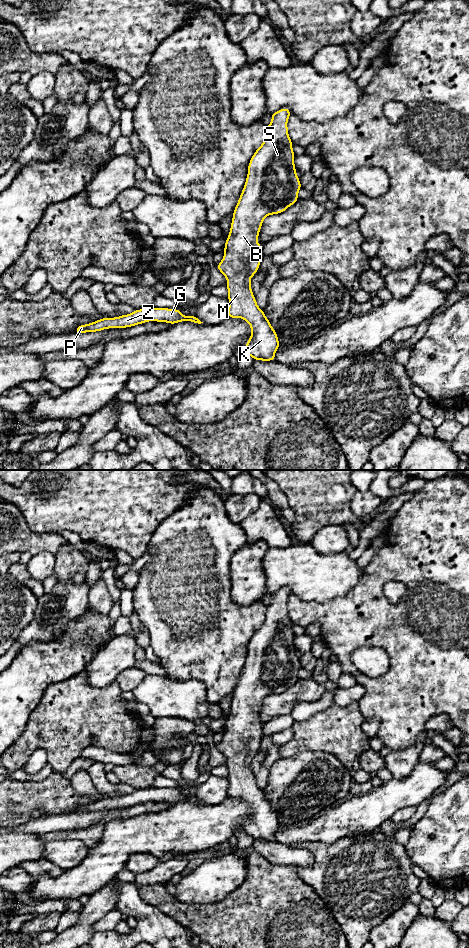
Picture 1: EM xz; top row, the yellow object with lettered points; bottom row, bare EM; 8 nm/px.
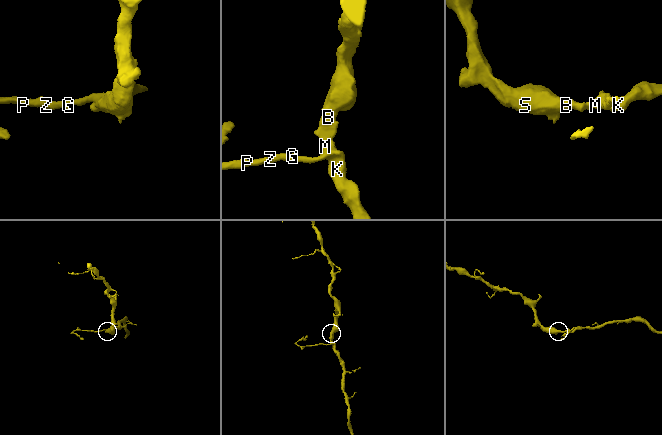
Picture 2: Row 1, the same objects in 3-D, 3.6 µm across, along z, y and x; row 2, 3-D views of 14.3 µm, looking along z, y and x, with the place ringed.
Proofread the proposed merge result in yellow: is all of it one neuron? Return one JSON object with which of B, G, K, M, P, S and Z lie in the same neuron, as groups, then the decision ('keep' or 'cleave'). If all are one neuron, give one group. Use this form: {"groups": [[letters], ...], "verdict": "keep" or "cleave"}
{"groups": [["B", "G", "K", "M", "P", "S", "Z"]], "verdict": "keep"}

